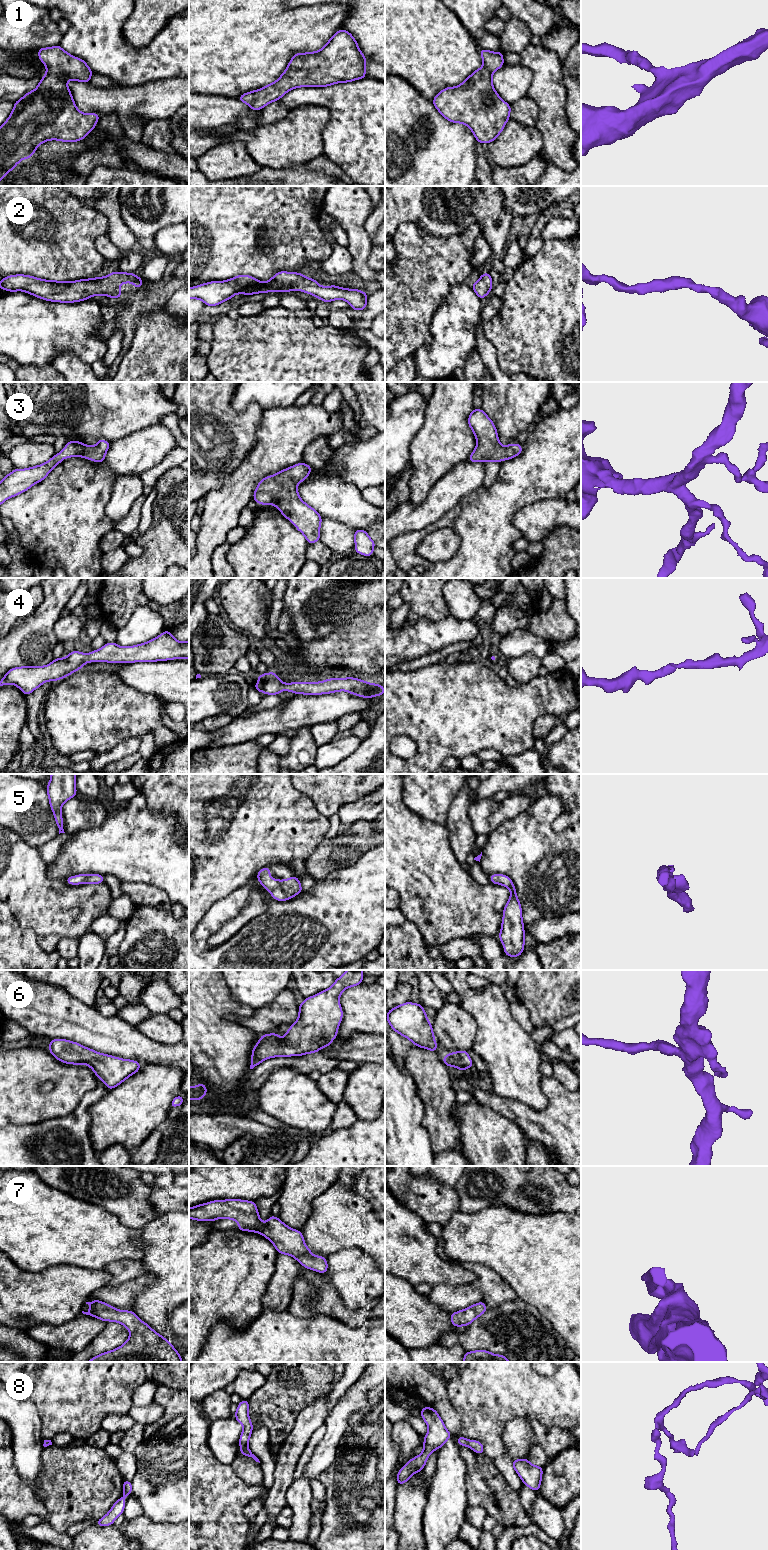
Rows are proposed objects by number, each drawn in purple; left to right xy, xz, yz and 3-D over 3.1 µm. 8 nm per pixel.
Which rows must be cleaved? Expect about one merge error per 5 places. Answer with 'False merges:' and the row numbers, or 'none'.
False merges: none

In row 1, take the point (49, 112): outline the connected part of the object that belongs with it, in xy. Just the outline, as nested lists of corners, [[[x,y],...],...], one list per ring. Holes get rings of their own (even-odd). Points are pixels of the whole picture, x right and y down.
[[[60,45],[39,48],[38,58],[47,67],[35,90],[14,103],[9,118],[0,127],[0,181],[23,159],[31,158],[40,144],[49,140],[76,142],[84,139],[96,126],[100,116],[78,110],[67,86],[69,79],[90,83],[93,72],[86,62],[73,57]]]

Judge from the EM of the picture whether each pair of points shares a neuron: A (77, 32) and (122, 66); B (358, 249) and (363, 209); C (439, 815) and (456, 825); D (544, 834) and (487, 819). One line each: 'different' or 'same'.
A: same
B: same
C: different
D: different

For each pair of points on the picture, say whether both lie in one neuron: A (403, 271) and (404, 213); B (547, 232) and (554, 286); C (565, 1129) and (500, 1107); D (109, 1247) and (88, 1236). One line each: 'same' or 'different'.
A: different
B: different
C: same
D: same

